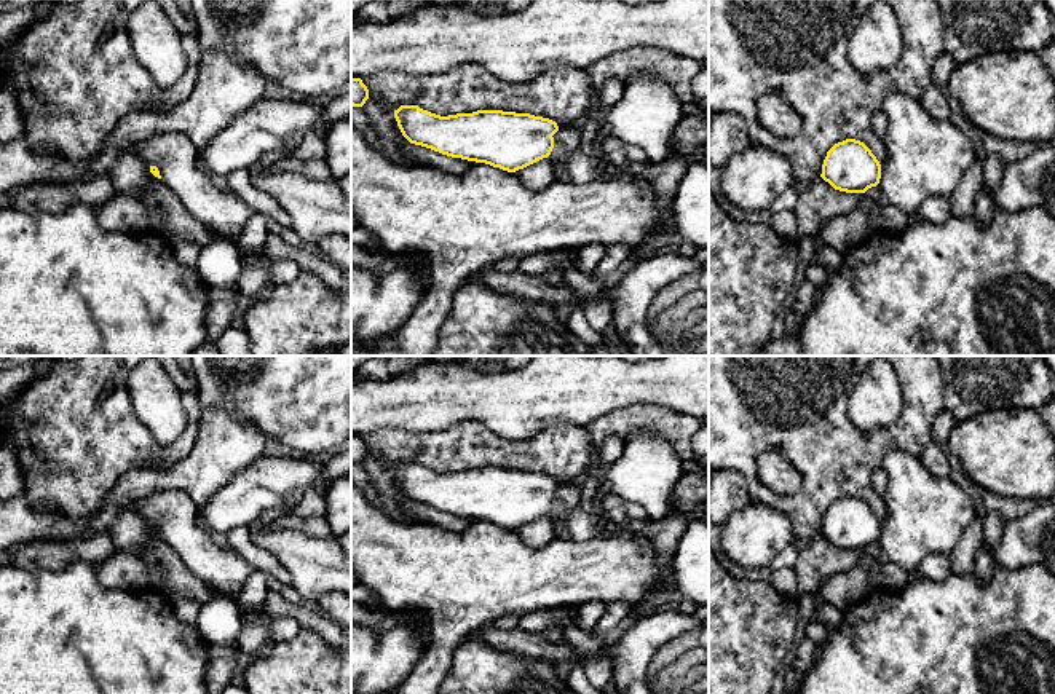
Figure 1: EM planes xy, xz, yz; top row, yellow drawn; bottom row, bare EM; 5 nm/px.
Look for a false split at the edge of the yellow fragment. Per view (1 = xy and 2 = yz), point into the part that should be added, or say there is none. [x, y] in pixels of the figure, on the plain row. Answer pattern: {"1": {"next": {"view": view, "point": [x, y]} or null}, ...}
{"1": {"next": null}, "2": {"next": null}}

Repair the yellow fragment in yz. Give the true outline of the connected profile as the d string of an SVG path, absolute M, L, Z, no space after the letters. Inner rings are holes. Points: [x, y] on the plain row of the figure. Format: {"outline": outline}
{"outline": "M846 496L827 509L820 534L835 547L865 550L879 541L881 522L863 499Z"}

